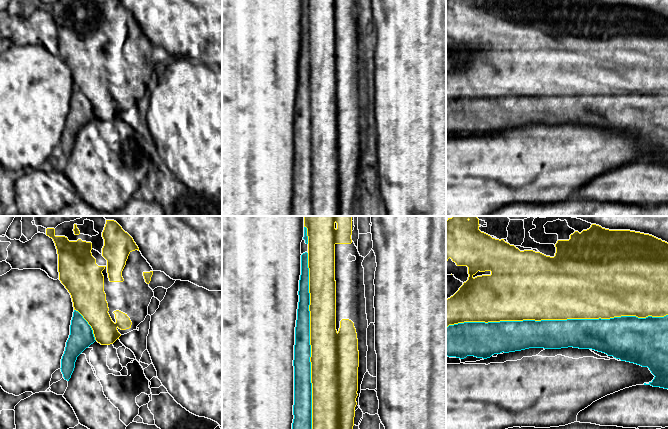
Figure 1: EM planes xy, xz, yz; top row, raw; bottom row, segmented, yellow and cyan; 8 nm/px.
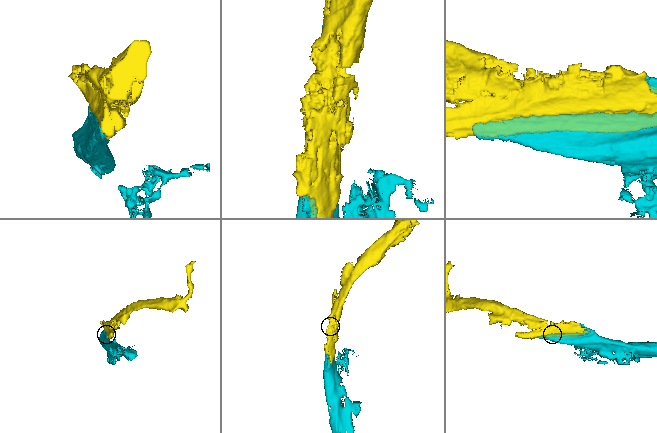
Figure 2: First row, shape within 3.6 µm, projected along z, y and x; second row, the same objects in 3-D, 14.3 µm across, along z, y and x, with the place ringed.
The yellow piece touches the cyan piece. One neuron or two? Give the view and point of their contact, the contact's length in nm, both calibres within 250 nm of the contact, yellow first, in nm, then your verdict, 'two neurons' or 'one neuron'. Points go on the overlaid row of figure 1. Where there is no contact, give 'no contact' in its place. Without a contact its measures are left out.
yz (556, 319) | 1750 nm | 500/240 nm | one neuron

